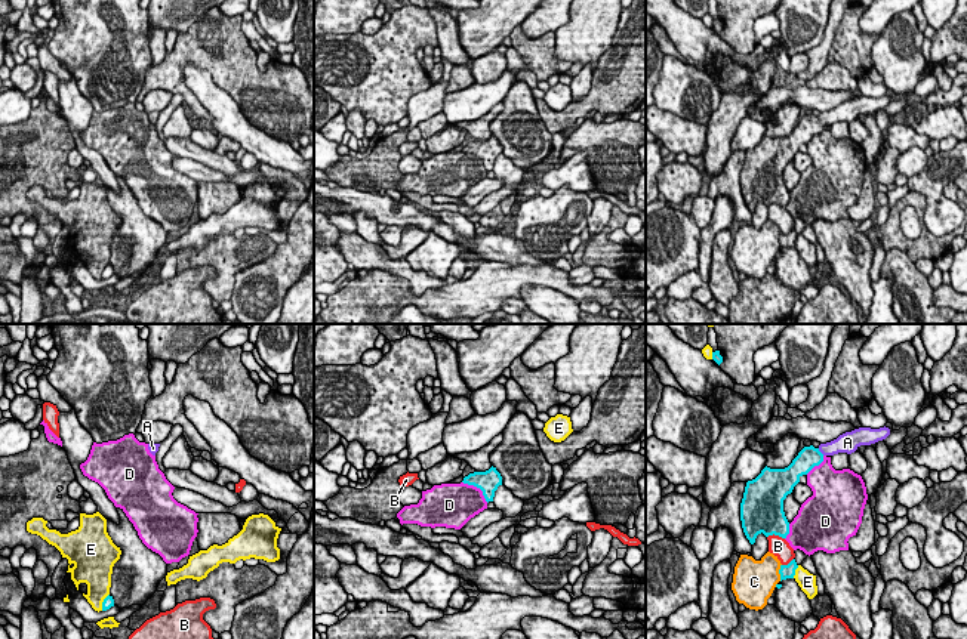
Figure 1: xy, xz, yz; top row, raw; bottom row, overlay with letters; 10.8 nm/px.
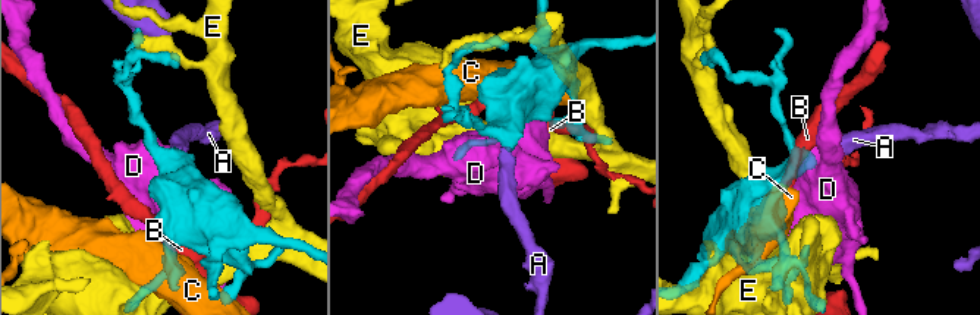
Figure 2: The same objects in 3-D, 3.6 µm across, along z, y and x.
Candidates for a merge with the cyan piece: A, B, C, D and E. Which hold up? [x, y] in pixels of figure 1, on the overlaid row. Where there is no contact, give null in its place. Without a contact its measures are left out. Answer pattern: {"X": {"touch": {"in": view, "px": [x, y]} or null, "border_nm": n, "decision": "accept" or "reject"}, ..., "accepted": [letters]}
{"A": {"touch": {"in": "yz", "px": [819, 451]}, "border_nm": 110, "decision": "accept"}, "B": {"touch": {"in": "yz", "px": [776, 534]}, "border_nm": 190, "decision": "reject"}, "C": {"touch": {"in": "yz", "px": [779, 573]}, "border_nm": 190, "decision": "reject"}, "D": {"touch": {"in": "xz", "px": [477, 487]}, "border_nm": 360, "decision": "reject"}, "E": {"touch": {"in": "xy", "px": [102, 602]}, "border_nm": 200, "decision": "reject"}, "accepted": ["A"]}

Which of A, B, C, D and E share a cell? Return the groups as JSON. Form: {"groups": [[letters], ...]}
{"groups": [["A"], ["B"], ["C"], ["D"], ["E"]]}

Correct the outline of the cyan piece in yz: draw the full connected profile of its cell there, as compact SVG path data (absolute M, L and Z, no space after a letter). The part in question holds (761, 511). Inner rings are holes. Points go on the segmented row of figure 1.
M886 426L880 429L859 427L840 435L831 442L820 444L817 448L814 448L813 445L804 447L792 460L792 463L785 469L770 469L766 466L755 479L746 482L743 498L740 503L742 528L749 543L754 544L757 535L761 532L766 537L774 534L786 538L786 535L789 534L789 522L783 512L783 500L788 494L792 493L794 487L800 482L800 478L803 475L807 475L814 466L819 466L823 462L825 456L834 456L838 453L851 454L860 445L875 444L886 439L889 435L890 429Z

